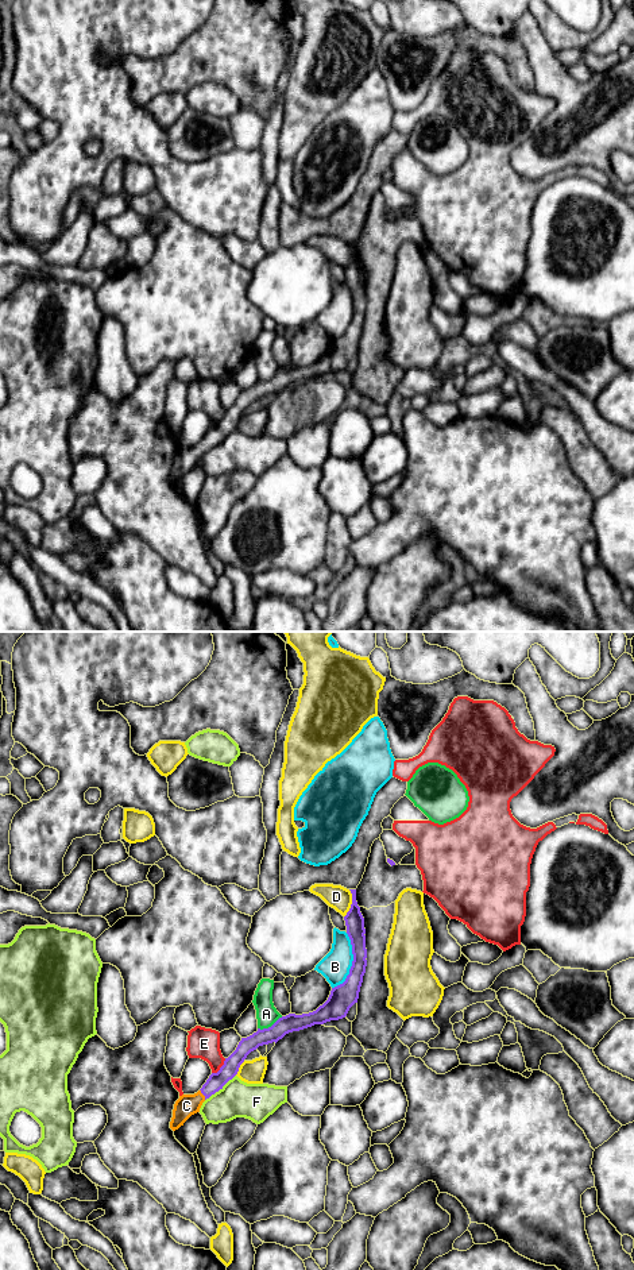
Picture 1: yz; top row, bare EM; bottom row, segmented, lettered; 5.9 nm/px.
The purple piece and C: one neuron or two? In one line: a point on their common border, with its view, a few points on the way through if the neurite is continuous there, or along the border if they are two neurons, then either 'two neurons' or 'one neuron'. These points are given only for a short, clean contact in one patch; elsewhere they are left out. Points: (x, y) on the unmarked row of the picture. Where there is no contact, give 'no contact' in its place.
meets purple in yz at (203, 446); runs through yz (228, 423), (203, 446), (186, 458); one neuron

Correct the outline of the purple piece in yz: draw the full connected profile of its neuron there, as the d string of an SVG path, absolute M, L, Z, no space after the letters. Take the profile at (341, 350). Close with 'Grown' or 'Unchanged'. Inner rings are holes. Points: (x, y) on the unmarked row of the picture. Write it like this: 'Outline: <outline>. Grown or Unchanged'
Outline: M356 242L352 246L352 256L344 269L347 286L351 292L353 313L345 333L332 340L328 352L316 363L302 367L289 366L279 370L268 381L258 381L256 385L241 390L236 402L224 413L217 425L212 425L202 440L194 447L182 447L174 456L170 480L178 482L194 466L200 464L202 455L223 441L232 432L247 408L259 398L278 394L286 386L299 383L314 377L324 377L347 368L349 360L357 355L363 328L367 319L364 270L356 254Z. Grown

